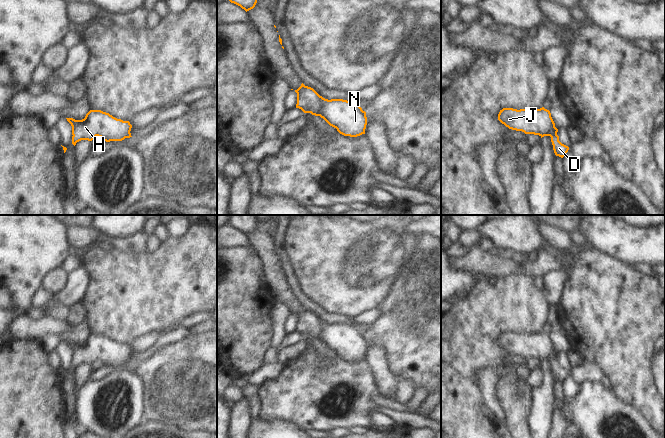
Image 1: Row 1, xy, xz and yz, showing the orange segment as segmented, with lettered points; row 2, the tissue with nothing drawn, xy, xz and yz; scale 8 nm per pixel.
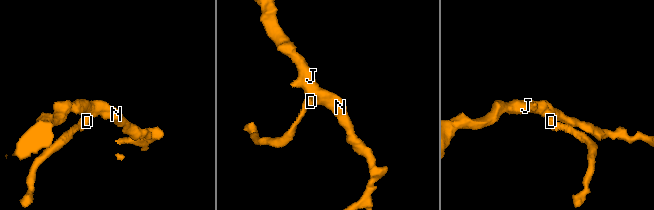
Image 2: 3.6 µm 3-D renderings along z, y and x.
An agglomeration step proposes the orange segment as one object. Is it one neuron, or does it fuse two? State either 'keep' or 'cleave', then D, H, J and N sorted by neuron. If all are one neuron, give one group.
keep | D H J N

